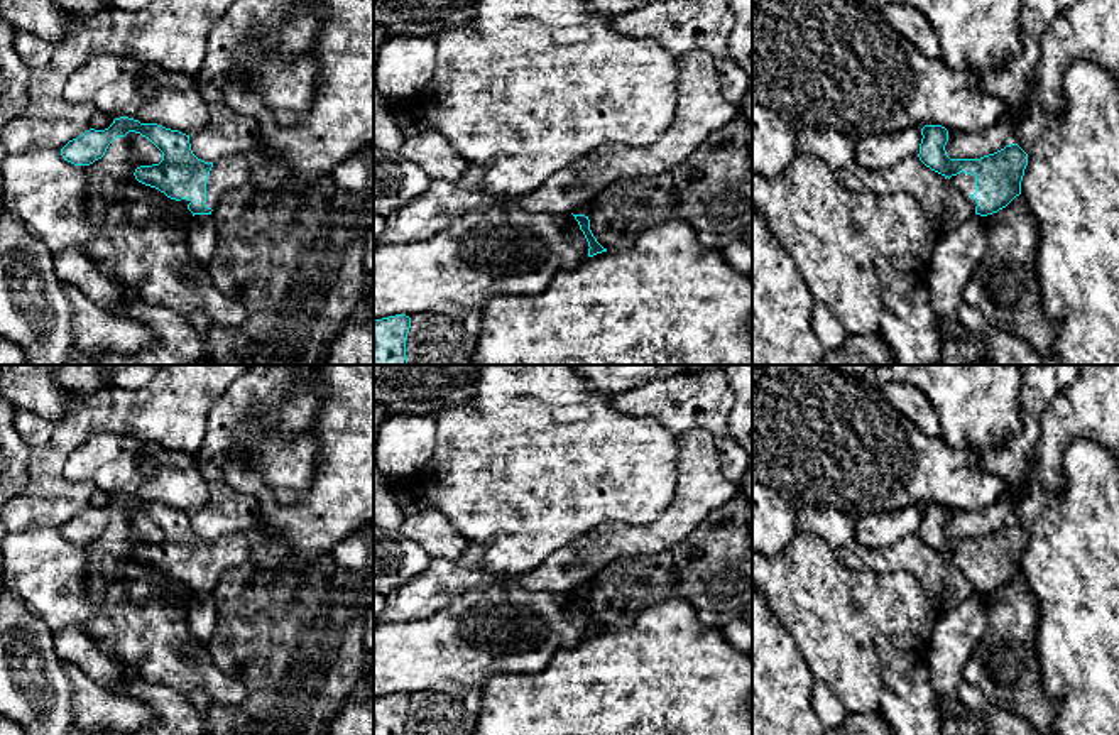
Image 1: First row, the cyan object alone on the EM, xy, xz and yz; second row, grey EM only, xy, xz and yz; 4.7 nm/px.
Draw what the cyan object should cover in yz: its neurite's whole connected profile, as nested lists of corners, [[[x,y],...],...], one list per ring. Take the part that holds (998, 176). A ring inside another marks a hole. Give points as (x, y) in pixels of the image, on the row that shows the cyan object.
[[[925,125],[921,135],[920,161],[948,177],[975,208],[975,215],[997,213],[1021,194],[1028,154],[1018,144],[980,159],[950,159],[945,150],[948,142],[945,127]]]

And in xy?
[[[128,117],[115,118],[105,130],[86,130],[69,140],[61,155],[74,166],[90,166],[105,155],[117,137],[125,137],[128,132],[140,133],[162,152],[159,164],[137,167],[135,179],[179,201],[193,216],[211,215],[223,193],[243,186],[248,179],[254,157],[233,154],[216,162],[205,162],[193,154],[189,135]]]

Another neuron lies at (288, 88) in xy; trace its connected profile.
[[[313,54],[292,63],[267,56],[252,63],[254,88],[281,123],[299,120],[314,98],[318,64]]]

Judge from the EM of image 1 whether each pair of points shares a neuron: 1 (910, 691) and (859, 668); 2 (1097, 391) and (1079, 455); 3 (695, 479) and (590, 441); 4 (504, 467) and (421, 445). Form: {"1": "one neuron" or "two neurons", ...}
{"1": "two neurons", "2": "two neurons", "3": "two neurons", "4": "two neurons"}

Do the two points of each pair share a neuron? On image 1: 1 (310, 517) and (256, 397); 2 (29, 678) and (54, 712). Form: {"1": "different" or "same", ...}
{"1": "different", "2": "same"}

